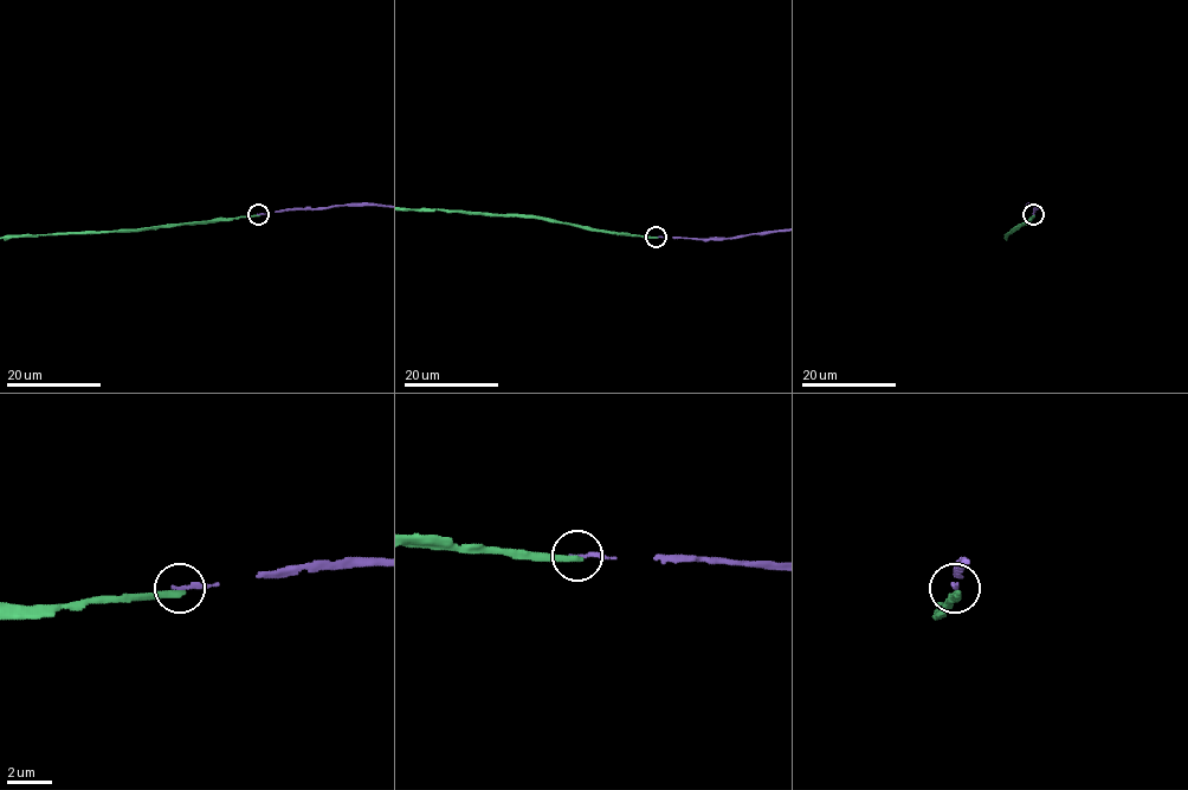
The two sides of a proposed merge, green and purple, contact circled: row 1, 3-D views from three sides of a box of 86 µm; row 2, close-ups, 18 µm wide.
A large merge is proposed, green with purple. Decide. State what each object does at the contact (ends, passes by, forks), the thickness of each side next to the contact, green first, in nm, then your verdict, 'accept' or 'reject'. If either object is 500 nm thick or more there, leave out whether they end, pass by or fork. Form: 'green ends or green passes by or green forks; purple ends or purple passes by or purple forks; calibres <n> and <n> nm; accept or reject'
green ends; purple ends; calibres 320 and 180 nm; reject

